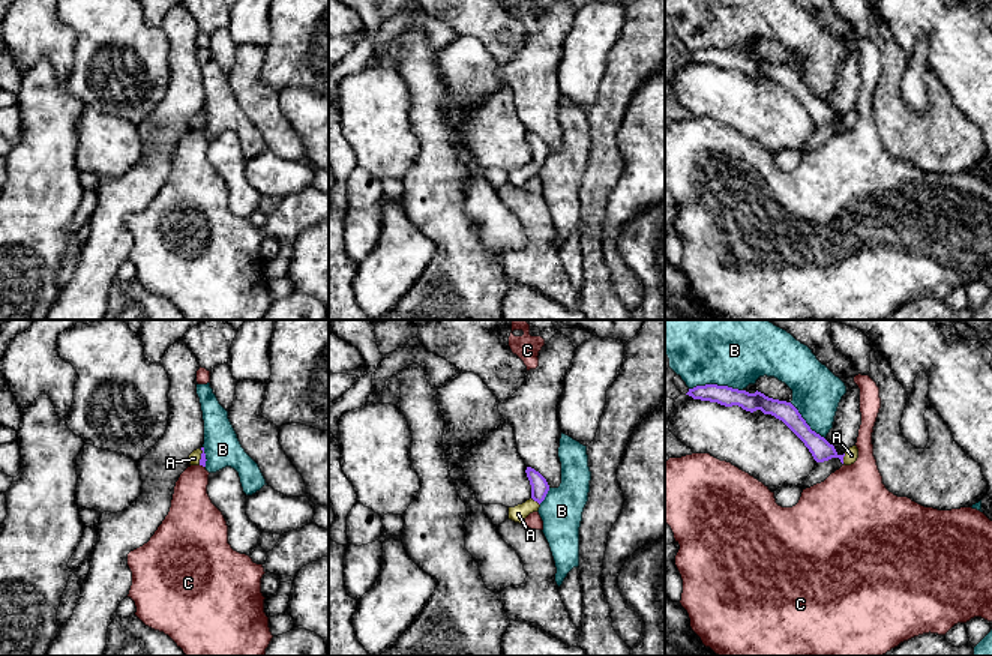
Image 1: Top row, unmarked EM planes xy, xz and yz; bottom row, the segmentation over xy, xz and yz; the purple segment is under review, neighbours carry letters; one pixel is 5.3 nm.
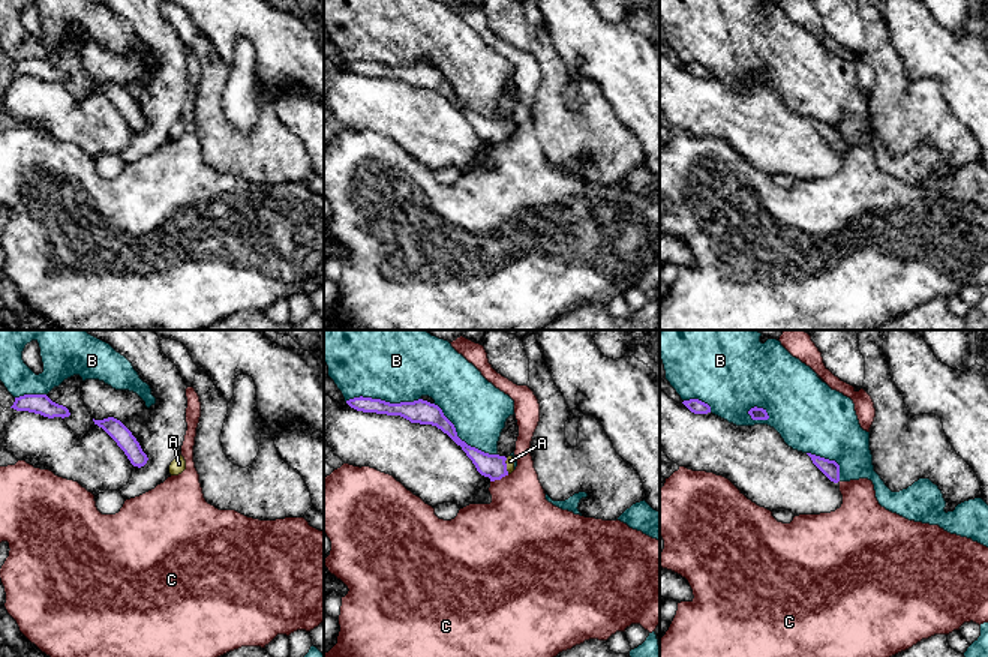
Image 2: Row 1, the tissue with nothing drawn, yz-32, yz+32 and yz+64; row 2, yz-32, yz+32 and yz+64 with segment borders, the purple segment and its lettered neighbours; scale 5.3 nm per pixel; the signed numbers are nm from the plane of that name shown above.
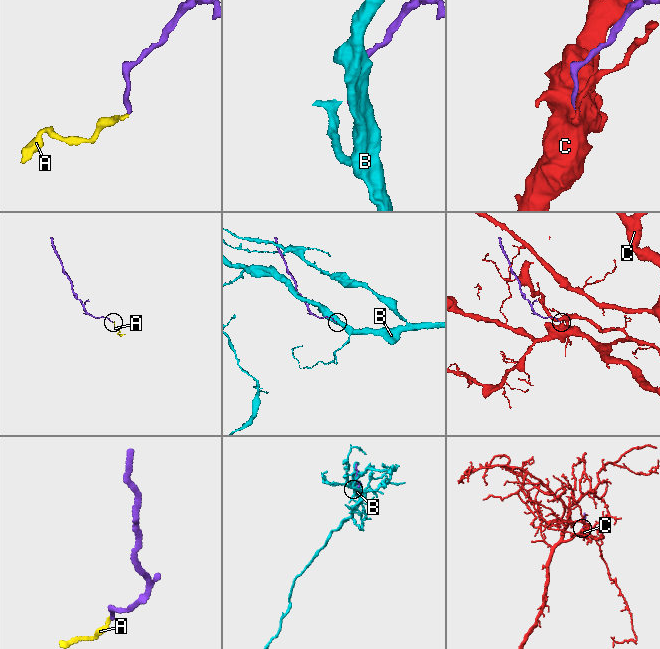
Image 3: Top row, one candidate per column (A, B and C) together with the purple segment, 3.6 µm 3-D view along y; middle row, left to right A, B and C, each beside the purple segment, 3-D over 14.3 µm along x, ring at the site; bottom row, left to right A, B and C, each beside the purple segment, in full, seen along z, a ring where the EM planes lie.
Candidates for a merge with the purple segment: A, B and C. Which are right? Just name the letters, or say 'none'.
A

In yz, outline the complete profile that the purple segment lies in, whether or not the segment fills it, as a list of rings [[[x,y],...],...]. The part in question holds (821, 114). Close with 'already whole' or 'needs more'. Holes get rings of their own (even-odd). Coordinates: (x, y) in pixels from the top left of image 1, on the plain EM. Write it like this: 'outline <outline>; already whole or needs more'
outline [[[717,48],[696,50],[689,53],[686,59],[693,63],[717,66],[725,71],[738,69],[750,77],[761,74],[764,78],[774,80],[804,107],[816,126],[839,122],[842,128],[851,129],[858,122],[857,110],[852,110],[843,119],[839,119],[833,108],[810,93],[791,66],[768,62],[758,54],[755,57],[749,57],[746,54]]]; needs more

